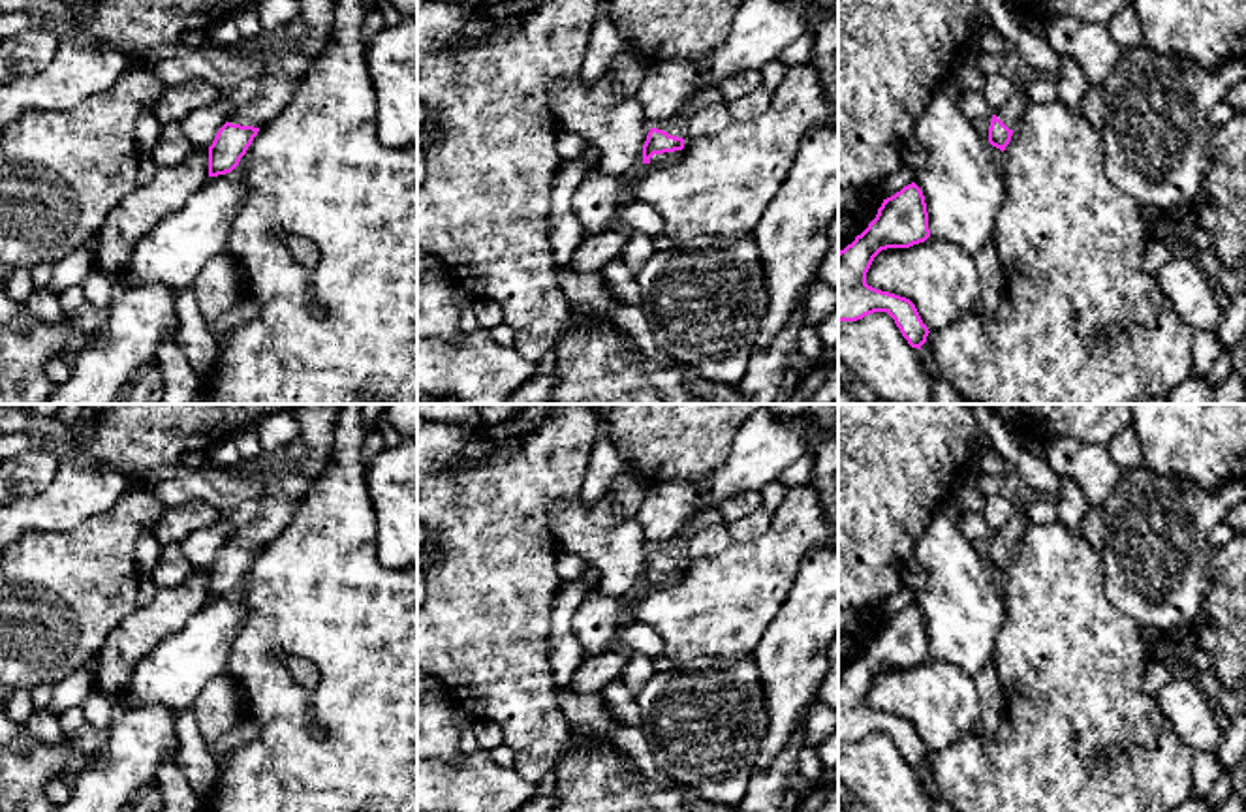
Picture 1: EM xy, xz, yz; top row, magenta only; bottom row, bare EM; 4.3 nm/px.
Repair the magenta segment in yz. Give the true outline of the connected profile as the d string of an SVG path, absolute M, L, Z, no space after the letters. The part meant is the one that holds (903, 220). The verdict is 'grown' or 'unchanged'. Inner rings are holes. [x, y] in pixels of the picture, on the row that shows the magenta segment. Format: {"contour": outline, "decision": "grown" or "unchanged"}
{"contour": "M915 182L883 199L868 227L838 252L838 321L857 321L874 312L887 312L908 344L921 350L930 331L915 304L868 286L866 273L881 250L910 248L928 237L927 203Z", "decision": "unchanged"}

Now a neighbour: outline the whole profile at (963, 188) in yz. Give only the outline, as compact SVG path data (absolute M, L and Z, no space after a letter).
M955 73L934 88L928 109L904 147L902 164L915 171L932 237L975 254L994 241L1004 180L975 122L960 107Z

